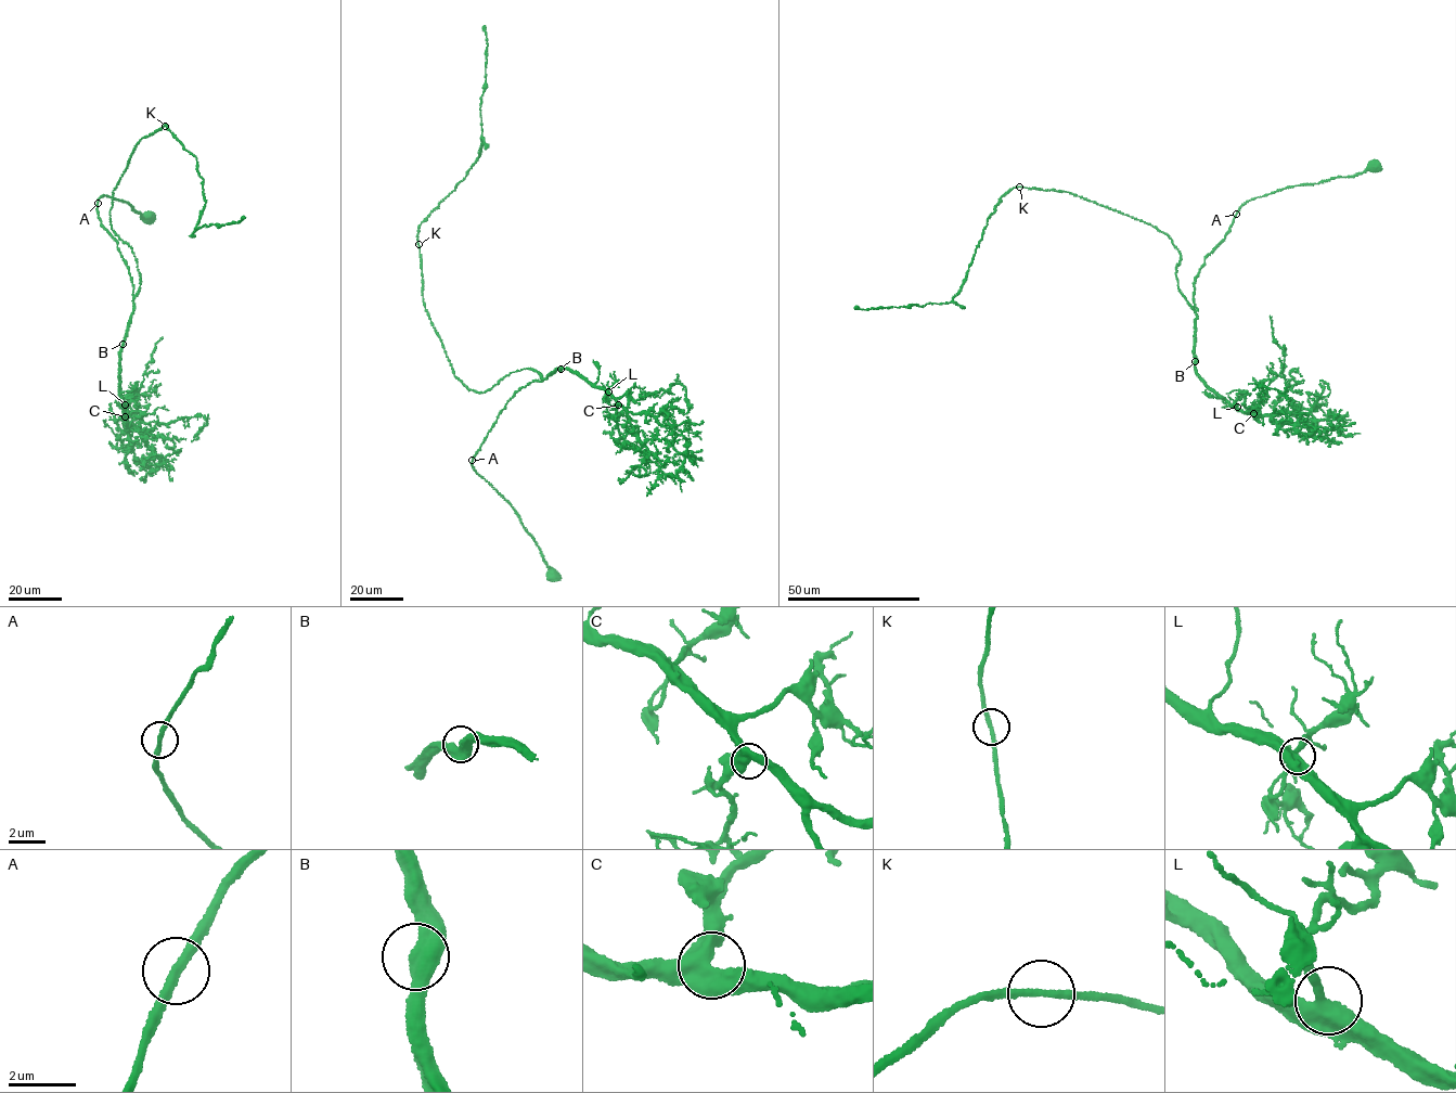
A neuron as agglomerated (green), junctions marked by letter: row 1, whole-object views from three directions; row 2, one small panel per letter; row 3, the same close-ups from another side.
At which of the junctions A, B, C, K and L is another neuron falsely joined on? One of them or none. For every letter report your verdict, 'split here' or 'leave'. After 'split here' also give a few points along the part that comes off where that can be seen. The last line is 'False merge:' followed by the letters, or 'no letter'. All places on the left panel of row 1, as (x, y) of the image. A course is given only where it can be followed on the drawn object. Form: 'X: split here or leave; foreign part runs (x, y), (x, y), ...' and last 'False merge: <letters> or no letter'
A: leave
B: leave
C: leave
K: leave
L: leave
False merge: no letter

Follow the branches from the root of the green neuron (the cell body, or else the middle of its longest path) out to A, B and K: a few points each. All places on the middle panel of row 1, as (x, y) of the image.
A: (552, 573), (512, 506), (476, 474), (472, 460)
B: (552, 573), (512, 506), (476, 474), (472, 464), (515, 393), (559, 369)
K: (552, 573), (472, 464), (510, 399), (541, 377), (524, 369), (480, 393), (456, 377), (425, 308), (419, 244)

